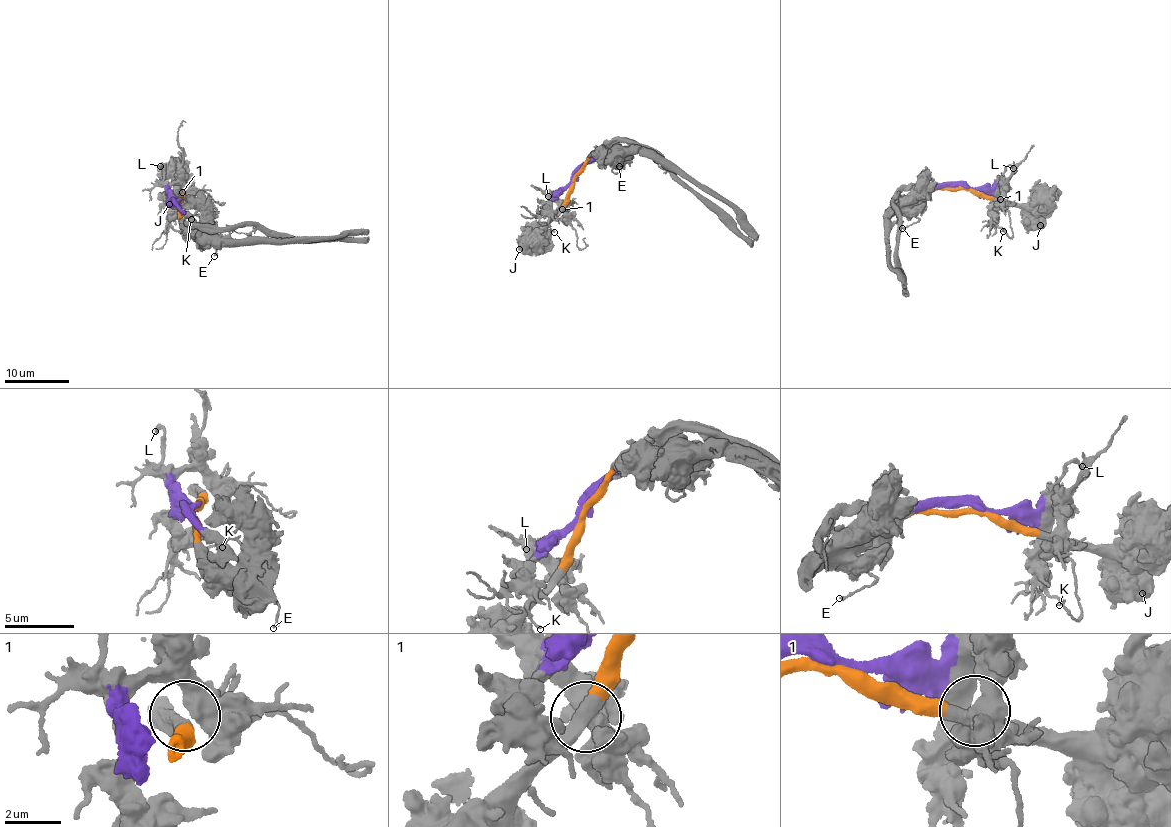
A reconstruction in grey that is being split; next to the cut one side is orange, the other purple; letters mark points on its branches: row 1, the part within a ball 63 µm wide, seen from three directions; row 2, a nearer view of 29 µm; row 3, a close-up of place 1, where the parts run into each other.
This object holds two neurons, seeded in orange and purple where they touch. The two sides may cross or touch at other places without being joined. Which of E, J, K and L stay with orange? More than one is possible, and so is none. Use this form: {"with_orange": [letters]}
{"with_orange": ["E", "J"]}

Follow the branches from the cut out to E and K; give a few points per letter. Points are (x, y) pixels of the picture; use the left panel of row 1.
E: (177, 202), (175, 204), (184, 223), (197, 230), (201, 236), (214, 240), (217, 249), (214, 255)
K: (177, 202), (175, 198), (169, 202), (170, 214), (183, 222), (190, 219)

